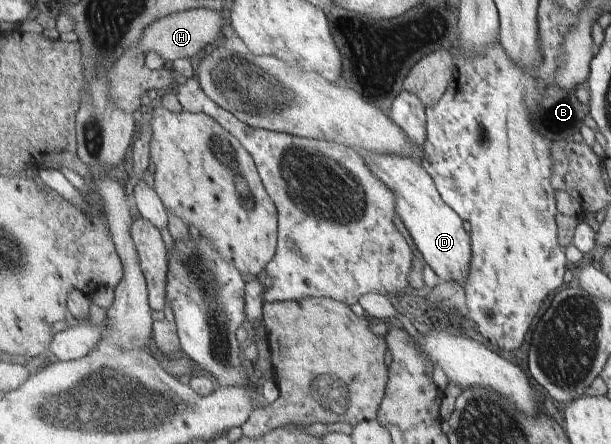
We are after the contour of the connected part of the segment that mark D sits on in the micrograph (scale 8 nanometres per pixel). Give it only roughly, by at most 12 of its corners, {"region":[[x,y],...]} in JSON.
{"region":[[363,153],[440,282],[466,289],[464,218],[422,163]]}

